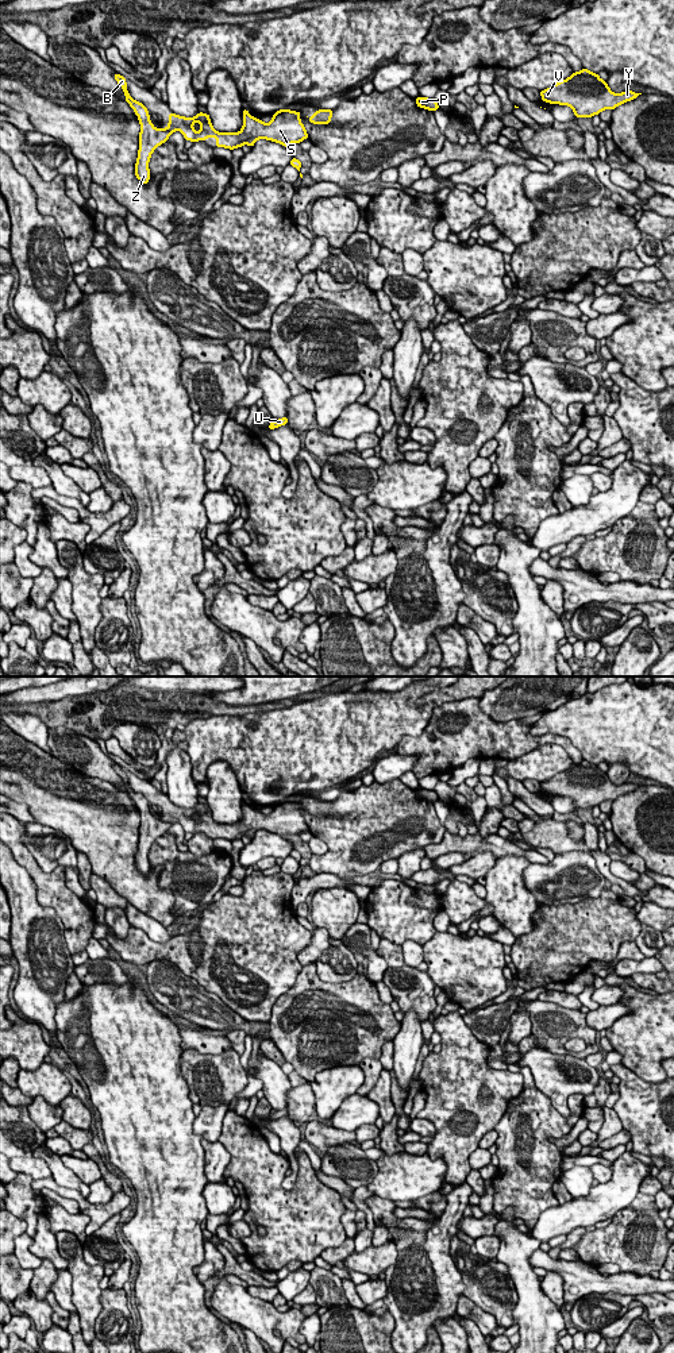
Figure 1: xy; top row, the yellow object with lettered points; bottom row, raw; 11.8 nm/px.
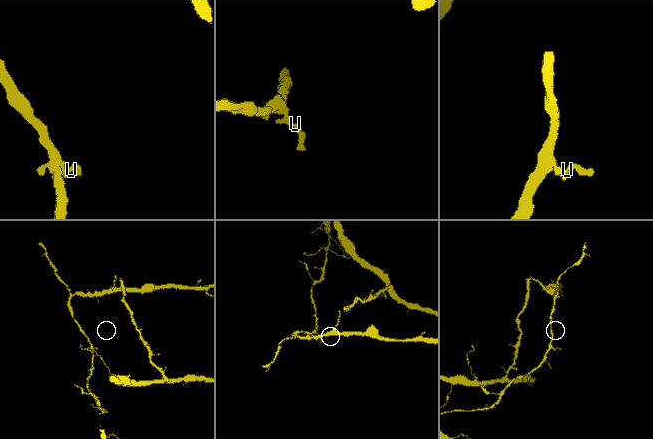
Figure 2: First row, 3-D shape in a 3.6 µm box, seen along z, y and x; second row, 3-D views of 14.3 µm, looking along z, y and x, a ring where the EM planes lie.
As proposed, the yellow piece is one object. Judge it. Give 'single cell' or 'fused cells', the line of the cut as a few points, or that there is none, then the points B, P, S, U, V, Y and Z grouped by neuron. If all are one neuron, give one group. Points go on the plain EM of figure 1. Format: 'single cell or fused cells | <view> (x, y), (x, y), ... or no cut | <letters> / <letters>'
fused cells | xy (160, 820), (172, 823) | B U Z / P S V Y

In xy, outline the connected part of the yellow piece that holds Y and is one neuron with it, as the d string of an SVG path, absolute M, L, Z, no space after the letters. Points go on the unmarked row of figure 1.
M588 760L574 763L569 770L540 782L542 791L550 795L569 797L575 809L592 809L604 801L615 801L623 794L636 790L642 785L631 780L613 785L606 772Z

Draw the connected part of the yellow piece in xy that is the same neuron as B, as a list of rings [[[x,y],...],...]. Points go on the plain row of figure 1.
[[[113,764],[115,771],[124,782],[126,793],[131,797],[134,803],[136,805],[140,814],[140,825],[139,825],[139,843],[138,851],[135,855],[135,867],[143,875],[149,875],[150,861],[149,852],[153,843],[162,834],[167,832],[172,826],[172,822],[162,822],[161,820],[155,820],[150,813],[150,806],[145,795],[135,793],[128,782],[126,770],[118,764]]]

